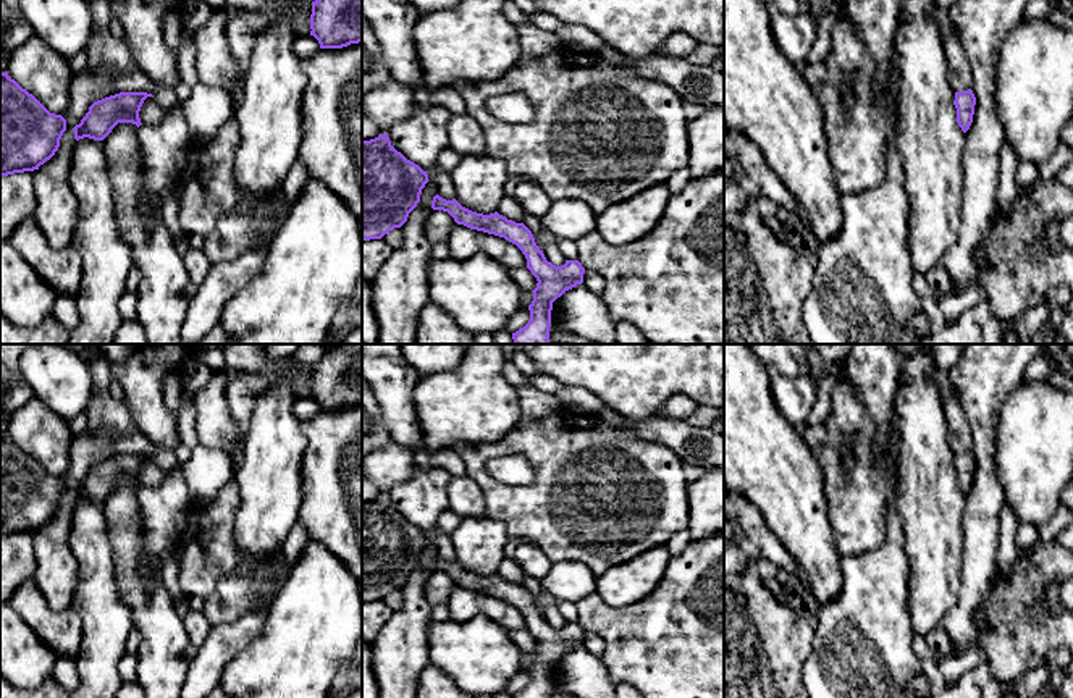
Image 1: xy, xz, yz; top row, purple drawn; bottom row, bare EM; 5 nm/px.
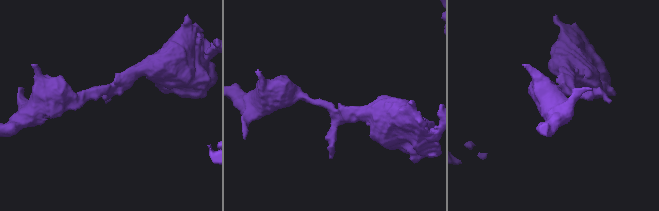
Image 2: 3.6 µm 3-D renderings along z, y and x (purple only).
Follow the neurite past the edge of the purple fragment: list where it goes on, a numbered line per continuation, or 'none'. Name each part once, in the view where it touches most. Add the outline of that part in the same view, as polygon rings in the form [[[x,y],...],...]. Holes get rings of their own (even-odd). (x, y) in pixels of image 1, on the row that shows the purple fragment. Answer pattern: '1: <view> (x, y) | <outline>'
none

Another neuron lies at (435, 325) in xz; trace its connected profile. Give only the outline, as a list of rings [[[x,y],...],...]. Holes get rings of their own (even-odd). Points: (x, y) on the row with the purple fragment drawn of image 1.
[[[428,302],[419,315],[415,344],[473,344],[473,334],[461,328],[444,309]]]

